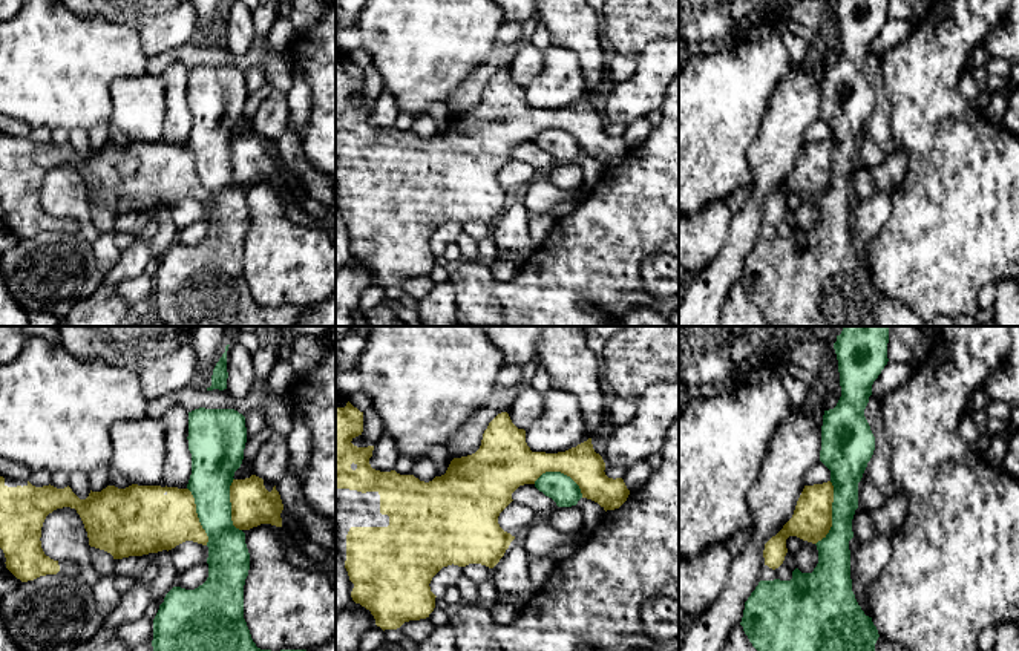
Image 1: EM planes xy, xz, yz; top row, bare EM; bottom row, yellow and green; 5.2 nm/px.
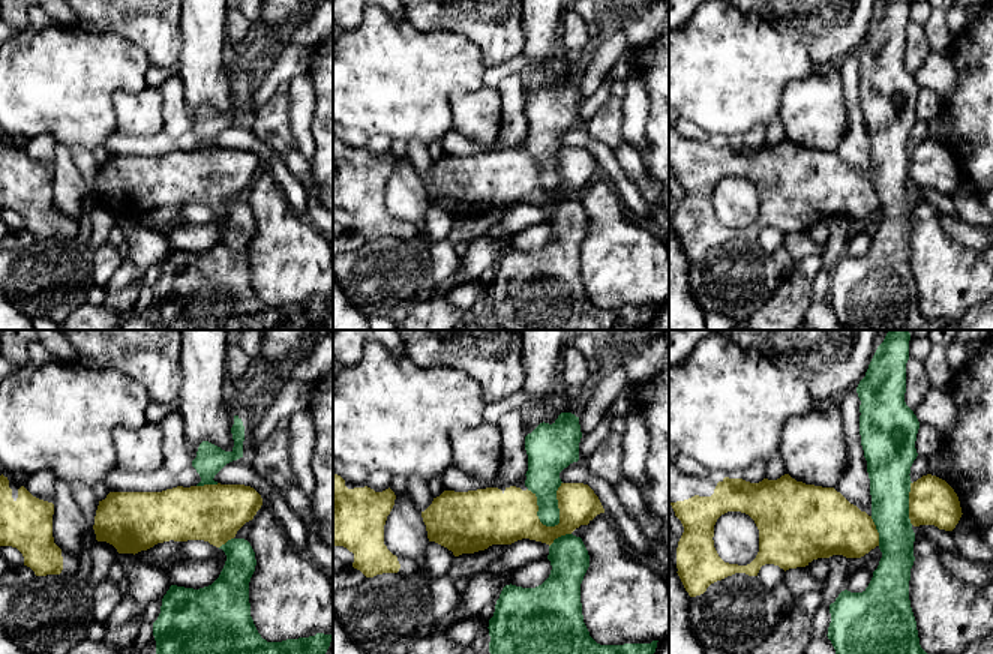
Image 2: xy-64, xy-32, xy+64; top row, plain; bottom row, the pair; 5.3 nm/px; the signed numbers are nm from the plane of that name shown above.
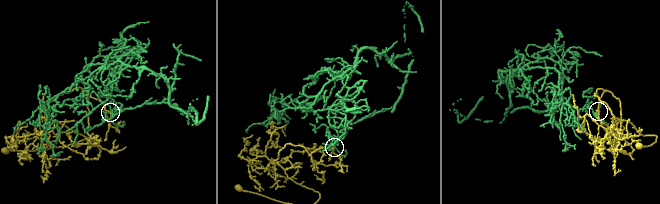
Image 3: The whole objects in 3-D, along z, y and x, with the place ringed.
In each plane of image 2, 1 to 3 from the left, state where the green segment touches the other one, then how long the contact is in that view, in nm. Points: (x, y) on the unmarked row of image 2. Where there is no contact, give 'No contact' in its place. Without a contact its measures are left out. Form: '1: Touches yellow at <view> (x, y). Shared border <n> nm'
1: Touches yellow at xy-64 (207, 149). Shared border 120 nm
2: Touches yellow at xy-32 (558, 171). Shared border 260 nm
3: Touches yellow at xy+64 (909, 167). Shared border 240 nm

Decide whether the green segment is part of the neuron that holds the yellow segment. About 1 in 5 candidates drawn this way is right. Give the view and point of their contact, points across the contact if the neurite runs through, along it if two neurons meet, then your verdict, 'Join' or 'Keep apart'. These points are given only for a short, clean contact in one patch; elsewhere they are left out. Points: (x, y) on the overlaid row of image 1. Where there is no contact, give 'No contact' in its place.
Touches yellow at yz (831, 513). Keep apart

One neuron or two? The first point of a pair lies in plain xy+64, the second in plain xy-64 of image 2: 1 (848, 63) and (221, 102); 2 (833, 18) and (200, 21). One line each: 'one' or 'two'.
1: two
2: two

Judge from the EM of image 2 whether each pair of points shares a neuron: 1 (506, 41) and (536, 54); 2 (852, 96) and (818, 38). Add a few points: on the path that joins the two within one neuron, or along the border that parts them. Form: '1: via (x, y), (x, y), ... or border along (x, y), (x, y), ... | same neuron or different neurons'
1: border along (519, 15), (522, 27), (521, 53) | different neurons
2: border along (855, 53), (851, 53), (840, 62) | different neurons

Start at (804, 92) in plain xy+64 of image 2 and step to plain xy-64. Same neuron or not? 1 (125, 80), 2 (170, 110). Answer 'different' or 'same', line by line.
1: different
2: different

